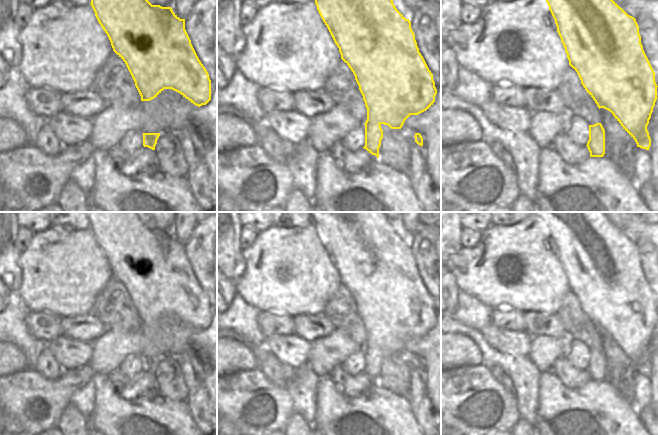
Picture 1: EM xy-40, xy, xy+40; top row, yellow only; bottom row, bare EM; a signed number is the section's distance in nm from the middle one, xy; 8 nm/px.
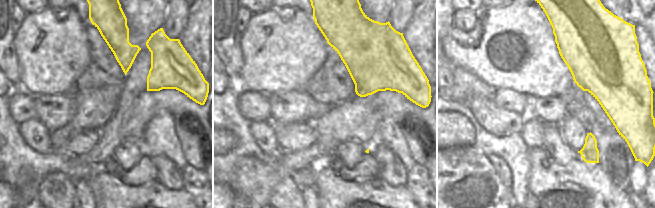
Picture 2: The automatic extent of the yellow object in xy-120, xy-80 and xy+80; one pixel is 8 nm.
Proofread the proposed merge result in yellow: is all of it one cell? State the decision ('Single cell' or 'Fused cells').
Single cell

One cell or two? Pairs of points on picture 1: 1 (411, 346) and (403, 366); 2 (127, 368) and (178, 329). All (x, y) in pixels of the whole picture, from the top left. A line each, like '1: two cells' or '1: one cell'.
1: two cells
2: two cells

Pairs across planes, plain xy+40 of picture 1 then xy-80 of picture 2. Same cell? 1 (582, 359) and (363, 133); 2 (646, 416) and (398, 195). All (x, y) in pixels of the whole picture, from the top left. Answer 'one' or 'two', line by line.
1: two
2: two

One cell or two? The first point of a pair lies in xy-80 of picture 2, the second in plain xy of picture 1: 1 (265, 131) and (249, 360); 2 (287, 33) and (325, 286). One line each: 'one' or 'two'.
1: two
2: one

